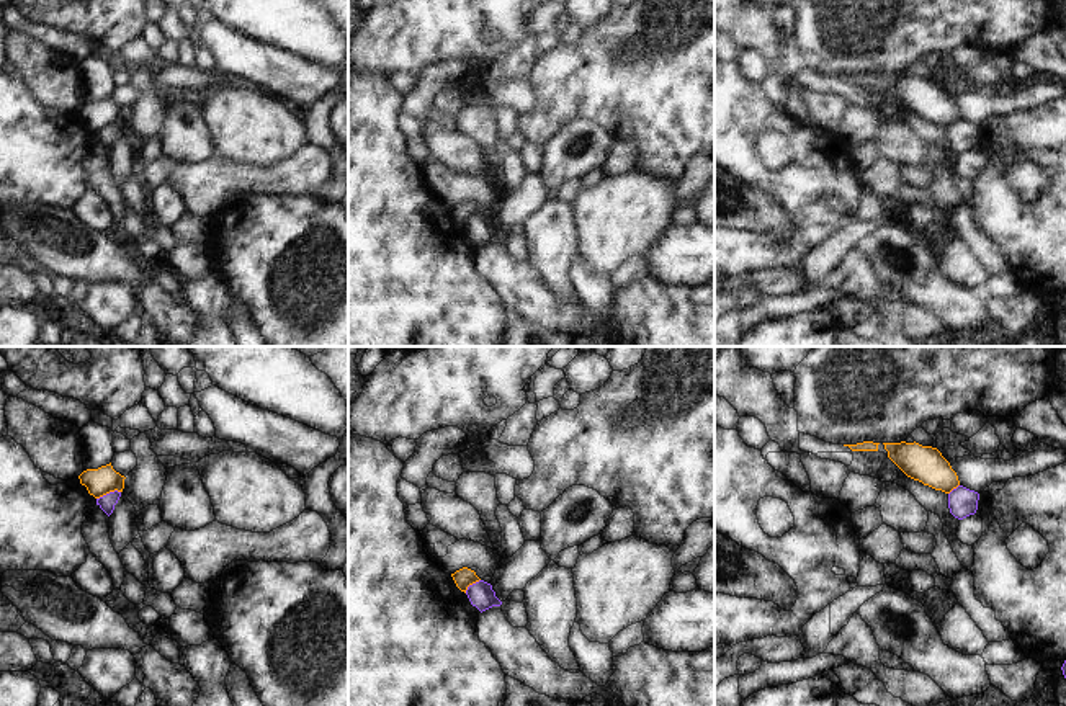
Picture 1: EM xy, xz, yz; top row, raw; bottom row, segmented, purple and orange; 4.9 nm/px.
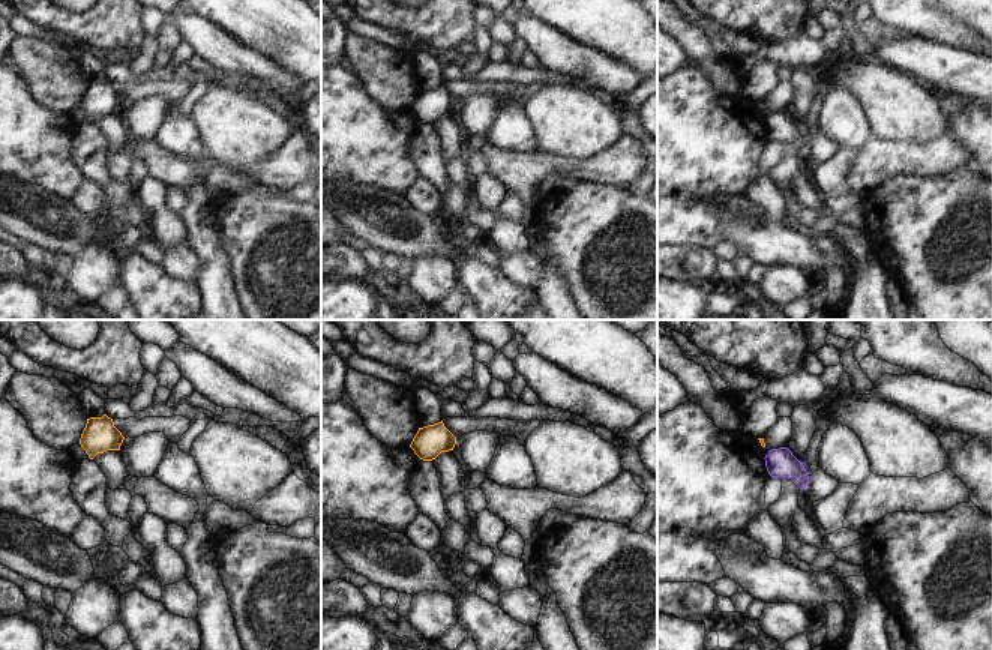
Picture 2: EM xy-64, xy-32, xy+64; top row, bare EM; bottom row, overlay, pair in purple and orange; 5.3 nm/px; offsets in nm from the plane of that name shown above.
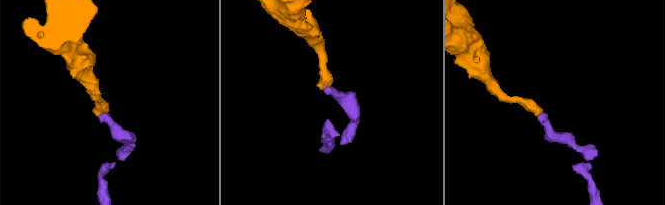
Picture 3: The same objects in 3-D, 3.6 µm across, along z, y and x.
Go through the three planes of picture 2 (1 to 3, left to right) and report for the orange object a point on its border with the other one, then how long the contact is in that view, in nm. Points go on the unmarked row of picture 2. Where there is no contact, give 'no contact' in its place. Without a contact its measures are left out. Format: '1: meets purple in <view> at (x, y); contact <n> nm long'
1: no contact
2: no contact
3: no contact

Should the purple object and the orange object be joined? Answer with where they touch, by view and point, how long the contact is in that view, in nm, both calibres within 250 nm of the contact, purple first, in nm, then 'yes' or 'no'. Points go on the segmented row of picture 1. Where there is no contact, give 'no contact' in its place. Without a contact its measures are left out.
meets purple in xy at (110, 492); contact 130 nm long; 80 nm thick on the purple side, 140 nm on the other; no

